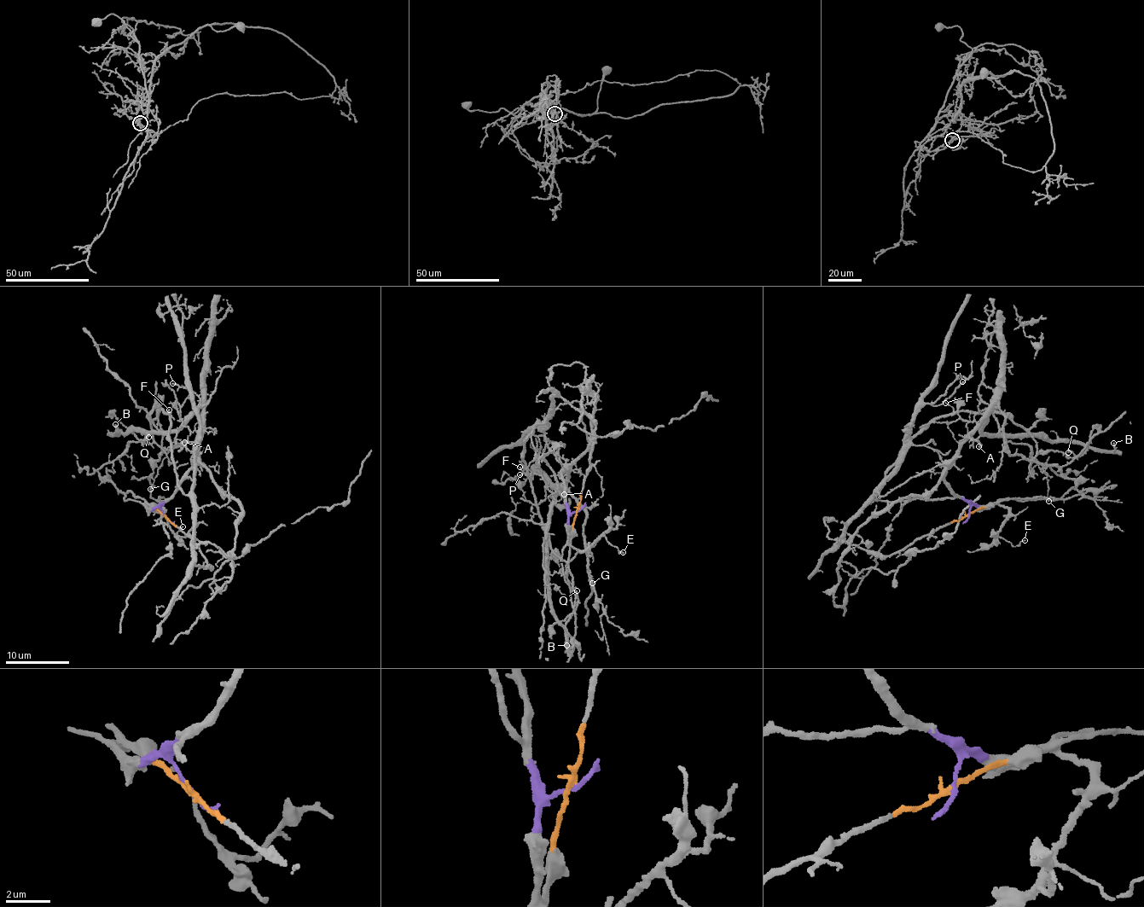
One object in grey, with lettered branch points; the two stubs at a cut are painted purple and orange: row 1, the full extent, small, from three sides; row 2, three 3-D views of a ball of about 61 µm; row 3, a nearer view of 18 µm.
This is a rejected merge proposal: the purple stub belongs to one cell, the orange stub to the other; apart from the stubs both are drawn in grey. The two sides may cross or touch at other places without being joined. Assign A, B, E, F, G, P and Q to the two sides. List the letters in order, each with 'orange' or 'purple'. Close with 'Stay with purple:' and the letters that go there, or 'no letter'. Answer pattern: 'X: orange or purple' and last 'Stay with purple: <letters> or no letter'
A: purple
B: purple
E: purple
F: orange
G: purple
P: orange
Q: orange
Stay with purple: A, B, E, G

